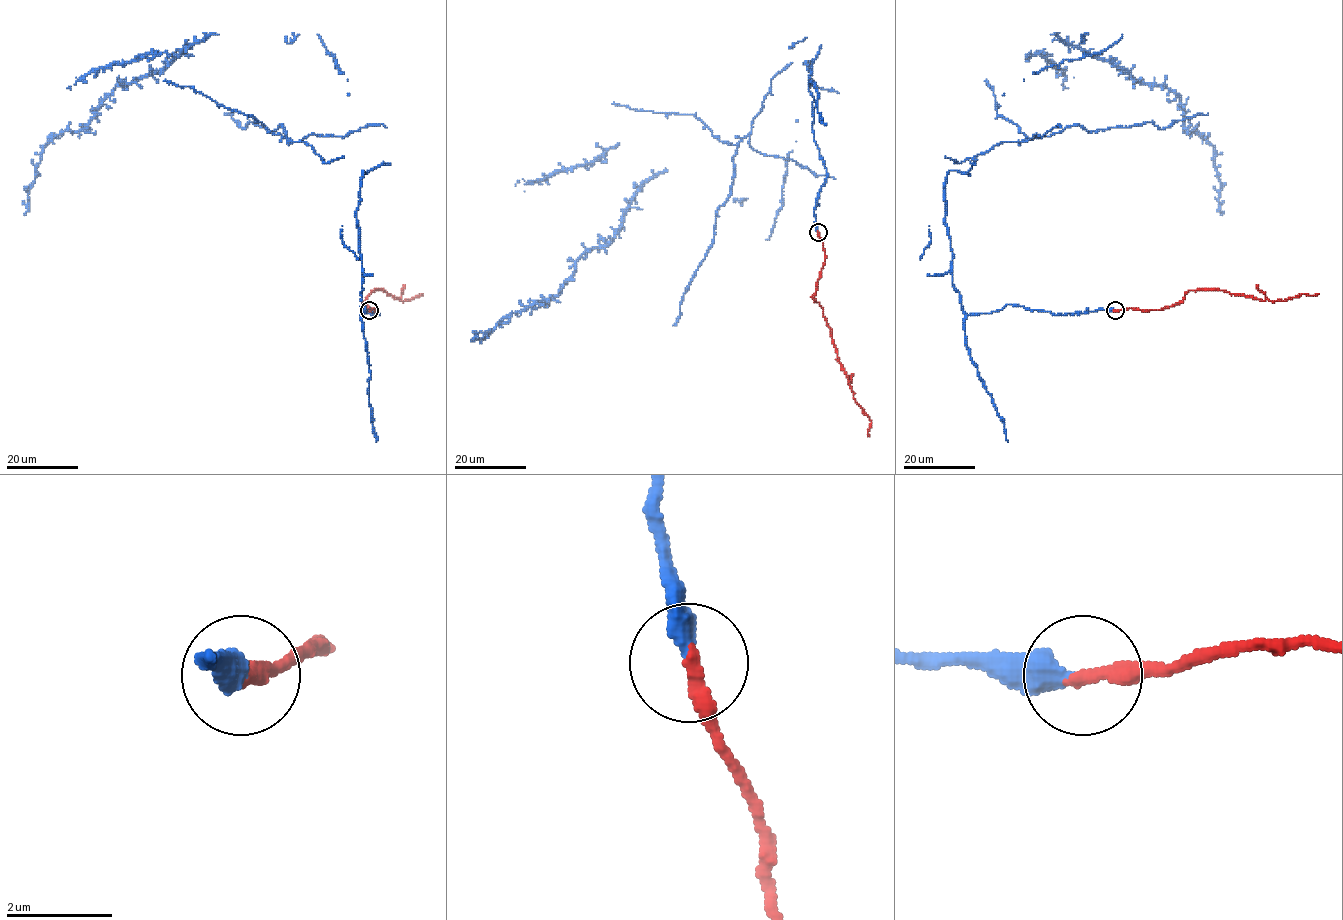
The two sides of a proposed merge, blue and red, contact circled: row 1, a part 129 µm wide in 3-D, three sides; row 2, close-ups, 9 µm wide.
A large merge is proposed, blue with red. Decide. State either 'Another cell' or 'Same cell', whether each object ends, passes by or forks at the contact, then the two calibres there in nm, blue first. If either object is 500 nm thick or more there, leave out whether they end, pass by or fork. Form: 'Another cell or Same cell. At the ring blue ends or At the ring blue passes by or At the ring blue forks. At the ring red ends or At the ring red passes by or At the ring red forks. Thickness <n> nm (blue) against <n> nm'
Same cell. At the ring blue ends. At the ring red ends. Thickness 380 nm (blue) against 320 nm

